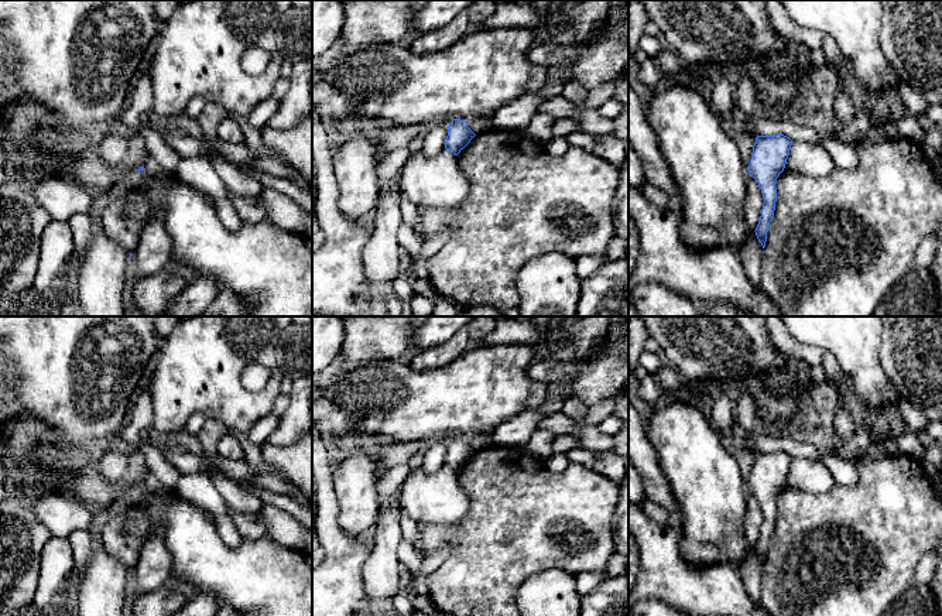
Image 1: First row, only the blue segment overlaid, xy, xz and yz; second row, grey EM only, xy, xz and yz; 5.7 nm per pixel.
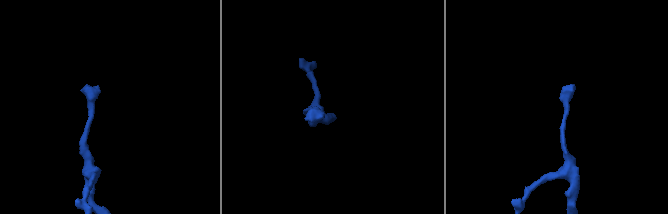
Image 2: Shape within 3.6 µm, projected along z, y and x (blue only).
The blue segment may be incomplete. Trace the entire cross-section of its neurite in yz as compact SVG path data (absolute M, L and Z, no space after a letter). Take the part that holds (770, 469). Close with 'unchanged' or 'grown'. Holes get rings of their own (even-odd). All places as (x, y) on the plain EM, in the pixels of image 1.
M784 451L757 452L753 462L751 476L747 487L749 492L758 499L764 514L761 533L754 547L763 565L765 564L768 543L775 527L775 499L785 485L791 462L792 456Z; unchanged

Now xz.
M453 435L448 442L445 465L458 472L475 452L465 437Z; unchanged

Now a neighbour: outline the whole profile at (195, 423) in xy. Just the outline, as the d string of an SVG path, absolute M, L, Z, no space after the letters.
M192 414L185 424L185 431L191 435L198 435L206 420L203 414Z

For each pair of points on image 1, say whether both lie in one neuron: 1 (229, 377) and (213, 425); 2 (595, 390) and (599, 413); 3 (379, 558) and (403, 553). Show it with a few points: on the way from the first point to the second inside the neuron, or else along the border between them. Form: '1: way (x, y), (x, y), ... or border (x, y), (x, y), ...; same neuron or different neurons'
1: border (208, 417), (219, 420), (228, 428); different neurons
2: border (613, 400), (603, 399), (588, 409); different neurons
3: border (401, 538), (397, 547), (397, 558), (404, 572); different neurons

